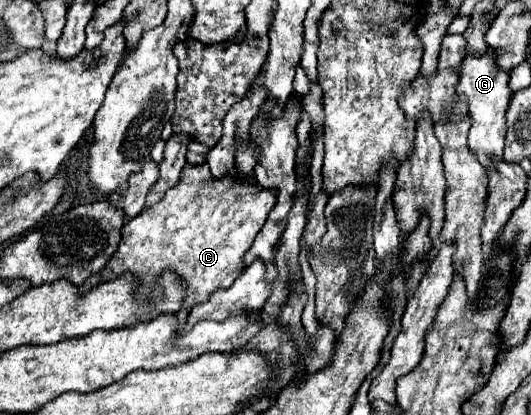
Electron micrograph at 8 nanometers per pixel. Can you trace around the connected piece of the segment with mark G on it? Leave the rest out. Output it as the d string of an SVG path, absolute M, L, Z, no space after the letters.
M487 51L483 57L469 57L459 67L459 83L457 83L457 95L465 95L469 101L469 117L471 117L471 129L469 129L469 149L477 157L477 161L485 167L485 171L495 171L495 159L503 157L503 145L505 145L505 111L509 107L509 73L501 71L491 51Z

